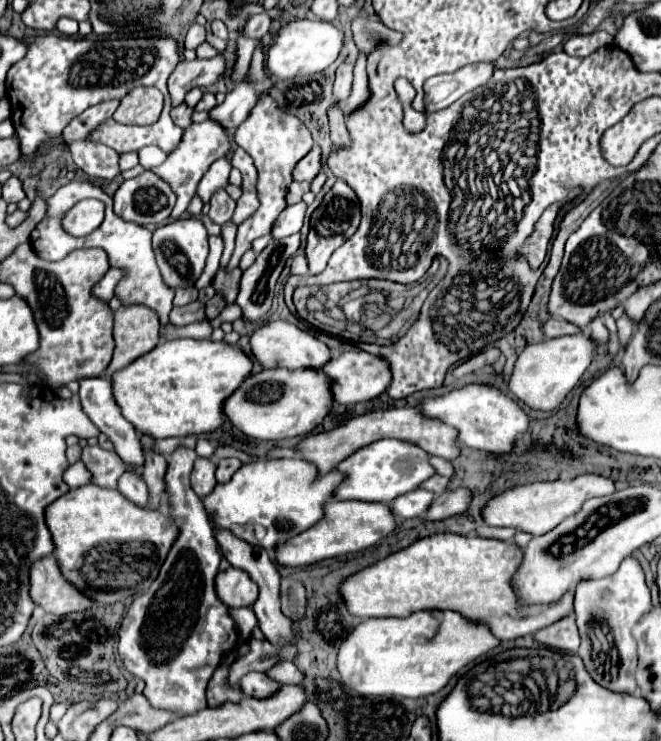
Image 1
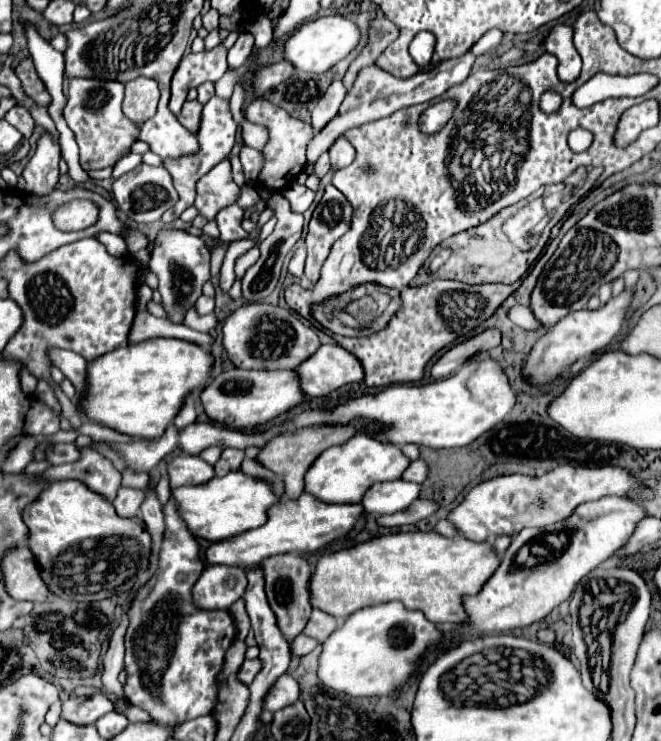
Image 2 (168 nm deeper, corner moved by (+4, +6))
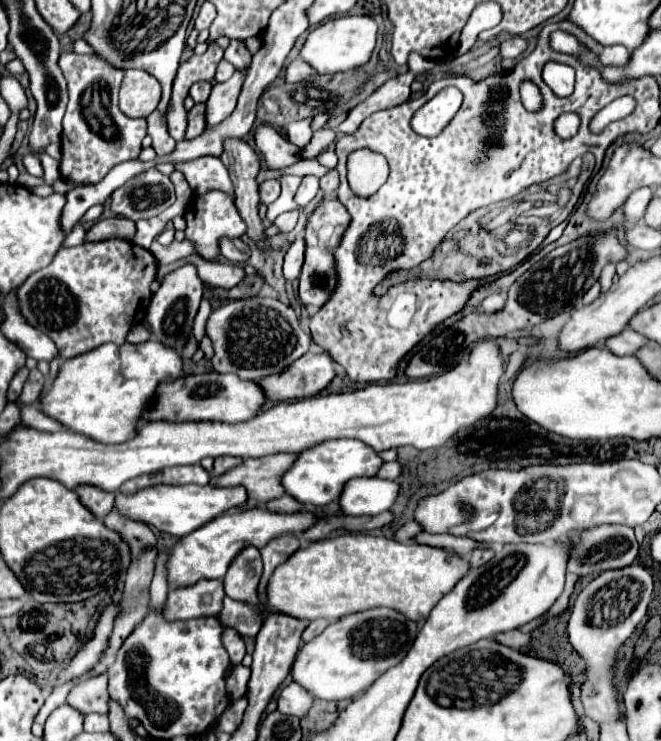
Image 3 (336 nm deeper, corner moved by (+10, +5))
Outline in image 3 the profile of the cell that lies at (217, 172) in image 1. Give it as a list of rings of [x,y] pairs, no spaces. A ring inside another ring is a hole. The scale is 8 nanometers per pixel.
[[[210,190],[208,194],[202,194],[196,198],[196,202],[190,204],[190,208],[186,210],[184,214],[184,220],[188,222],[186,226],[186,238],[196,242],[198,246],[198,254],[206,260],[212,260],[220,254],[220,248],[218,248],[218,240],[222,236],[228,236],[228,238],[240,238],[244,232],[246,232],[246,226],[244,226],[244,220],[240,218],[238,210],[236,210],[236,204],[234,204],[234,198],[228,198],[228,194],[220,194],[218,190]]]

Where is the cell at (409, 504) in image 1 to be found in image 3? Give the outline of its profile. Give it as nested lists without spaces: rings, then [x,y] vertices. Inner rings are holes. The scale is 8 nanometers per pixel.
[[[354,478],[340,496],[340,508],[346,516],[376,516],[392,508],[400,484],[382,478]]]

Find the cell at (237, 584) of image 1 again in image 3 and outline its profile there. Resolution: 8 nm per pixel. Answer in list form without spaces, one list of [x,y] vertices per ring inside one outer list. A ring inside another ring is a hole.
[[[202,578],[192,586],[172,588],[164,604],[164,618],[192,620],[200,616],[218,616],[224,596],[224,584],[220,580]]]

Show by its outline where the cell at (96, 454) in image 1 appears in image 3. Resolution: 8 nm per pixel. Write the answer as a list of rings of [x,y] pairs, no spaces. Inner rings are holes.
[[[78,486],[76,494],[80,496],[82,504],[88,506],[88,510],[92,510],[92,514],[100,520],[114,508],[114,492],[100,490],[96,486]]]

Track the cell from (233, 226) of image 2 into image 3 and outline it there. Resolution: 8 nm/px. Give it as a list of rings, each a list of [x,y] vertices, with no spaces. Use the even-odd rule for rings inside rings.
[[[224,238],[224,242],[220,242],[220,254],[232,262],[246,262],[250,248],[240,238]]]

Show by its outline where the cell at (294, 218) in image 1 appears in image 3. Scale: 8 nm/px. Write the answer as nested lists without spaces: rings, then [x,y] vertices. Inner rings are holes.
[[[304,176],[304,178],[302,178],[302,184],[300,184],[298,190],[296,190],[294,200],[296,200],[296,204],[298,204],[300,208],[304,208],[304,206],[316,196],[316,192],[318,192],[318,178],[314,178],[314,176]]]

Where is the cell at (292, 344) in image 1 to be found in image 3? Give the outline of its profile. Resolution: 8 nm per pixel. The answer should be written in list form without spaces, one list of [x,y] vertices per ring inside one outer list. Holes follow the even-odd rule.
[[[262,296],[230,300],[226,306],[212,310],[206,322],[206,334],[210,336],[214,344],[214,358],[212,358],[214,370],[220,374],[224,372],[238,374],[244,380],[260,380],[270,374],[278,374],[280,370],[288,368],[294,360],[298,360],[304,352],[308,352],[310,342],[312,342],[310,334],[306,334],[300,328],[298,316],[288,304],[282,304],[280,300],[274,300],[274,298],[262,298]]]

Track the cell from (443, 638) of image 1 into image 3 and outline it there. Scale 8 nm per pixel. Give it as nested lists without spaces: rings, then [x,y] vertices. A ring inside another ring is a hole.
[[[372,608],[348,614],[304,644],[292,666],[294,680],[322,700],[348,700],[360,696],[388,668],[402,662],[416,638],[416,622],[392,608]]]

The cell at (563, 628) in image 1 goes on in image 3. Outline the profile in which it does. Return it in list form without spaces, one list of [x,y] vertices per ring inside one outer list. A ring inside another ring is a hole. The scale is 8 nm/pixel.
[[[510,630],[510,632],[498,634],[496,640],[502,642],[502,644],[506,644],[506,646],[510,646],[510,648],[522,648],[522,646],[530,644],[532,634],[530,632],[520,632],[520,630]]]

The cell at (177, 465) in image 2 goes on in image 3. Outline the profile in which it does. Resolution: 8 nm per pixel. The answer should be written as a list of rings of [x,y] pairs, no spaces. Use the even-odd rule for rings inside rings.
[[[174,466],[174,468],[164,468],[156,474],[142,474],[136,476],[128,482],[124,482],[124,486],[120,486],[122,494],[134,494],[136,490],[144,488],[144,486],[158,486],[158,484],[208,484],[210,482],[210,474],[200,466]]]

